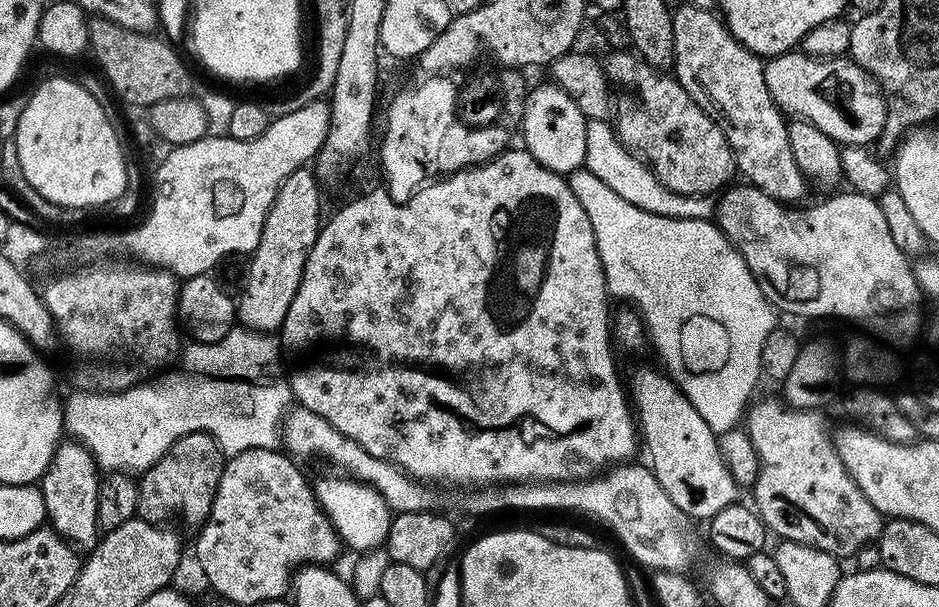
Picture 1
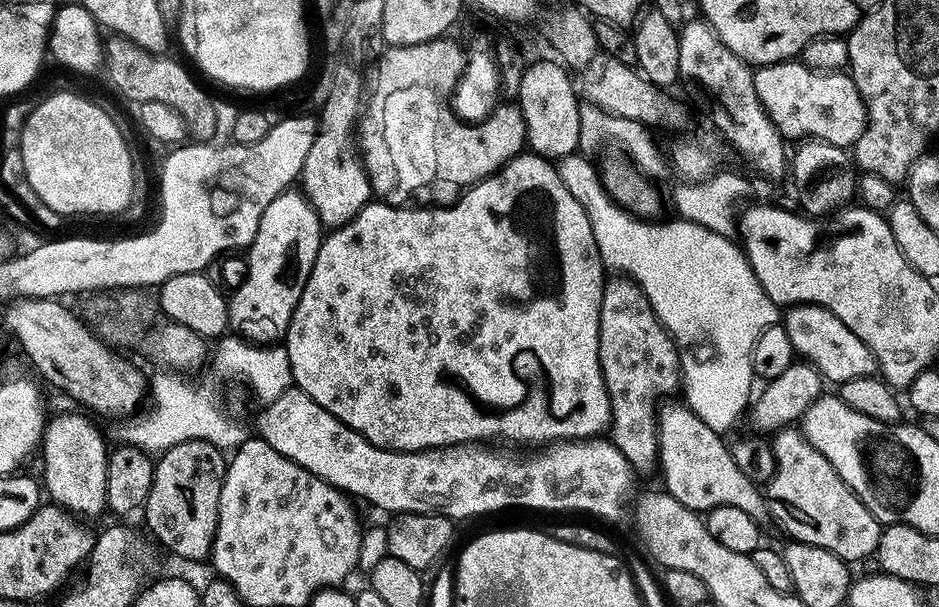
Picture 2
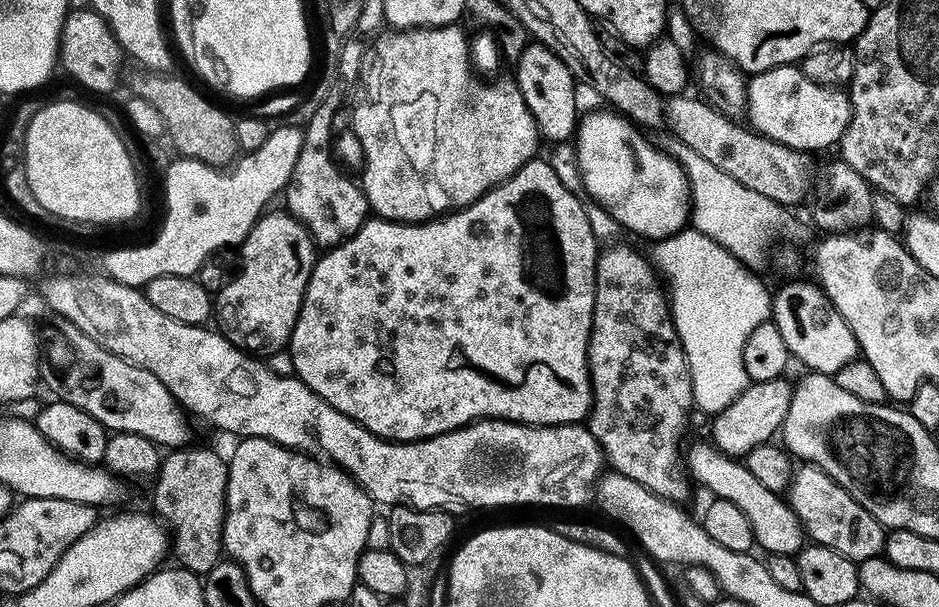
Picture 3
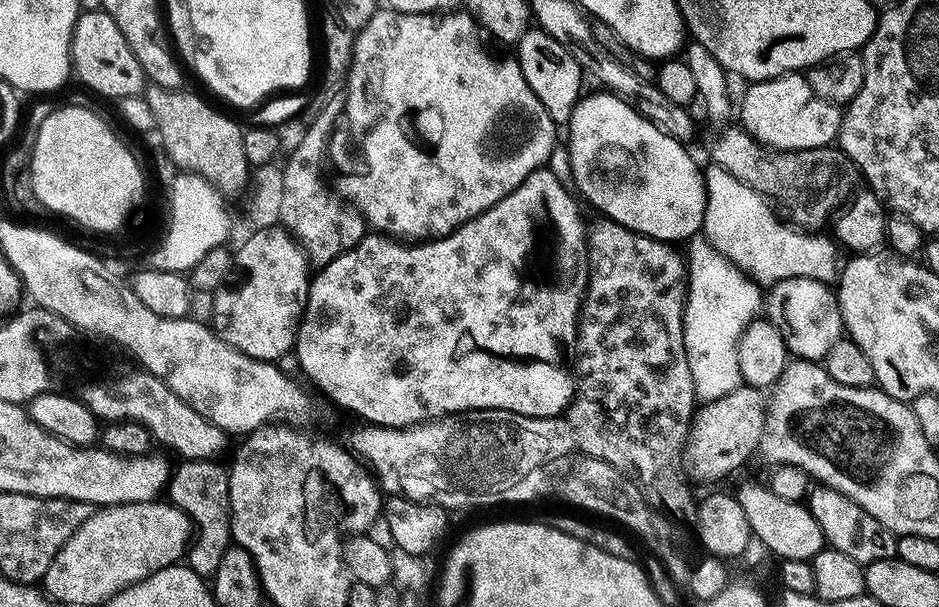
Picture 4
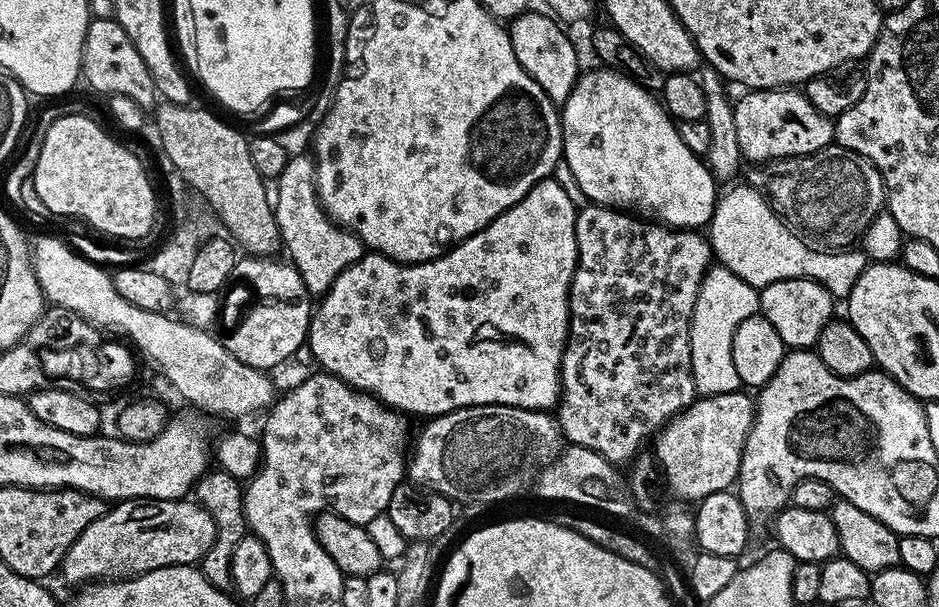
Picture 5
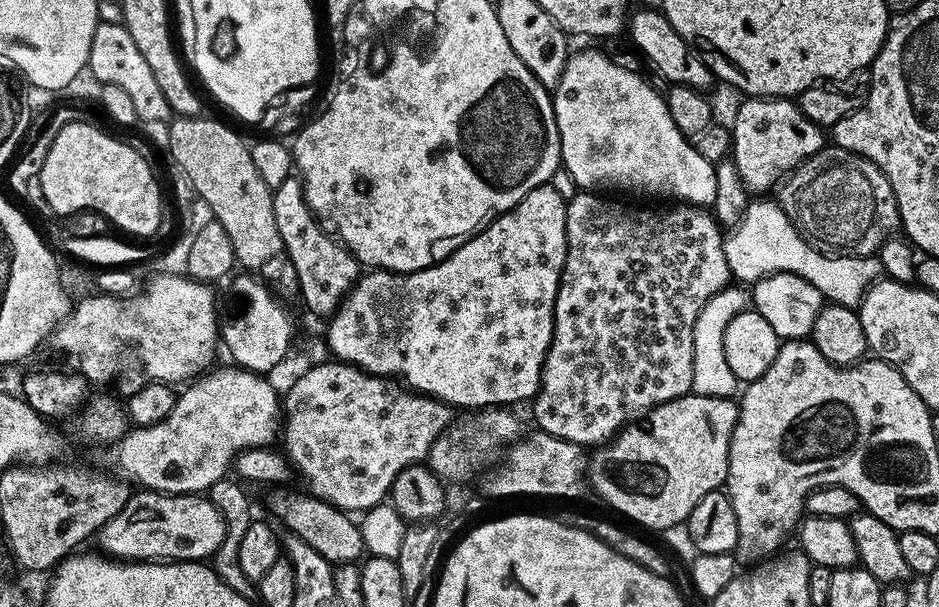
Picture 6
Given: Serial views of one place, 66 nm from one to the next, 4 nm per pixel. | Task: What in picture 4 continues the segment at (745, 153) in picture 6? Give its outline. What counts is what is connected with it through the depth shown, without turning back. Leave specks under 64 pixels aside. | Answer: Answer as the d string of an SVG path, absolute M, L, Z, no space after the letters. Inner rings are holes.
M789 74L779 76L773 80L758 80L747 85L748 88L738 100L738 118L745 132L753 136L756 143L766 148L779 148L782 152L793 152L794 150L806 150L807 148L829 147L840 135L841 109L837 105L826 102L810 90L807 79L800 74Z

